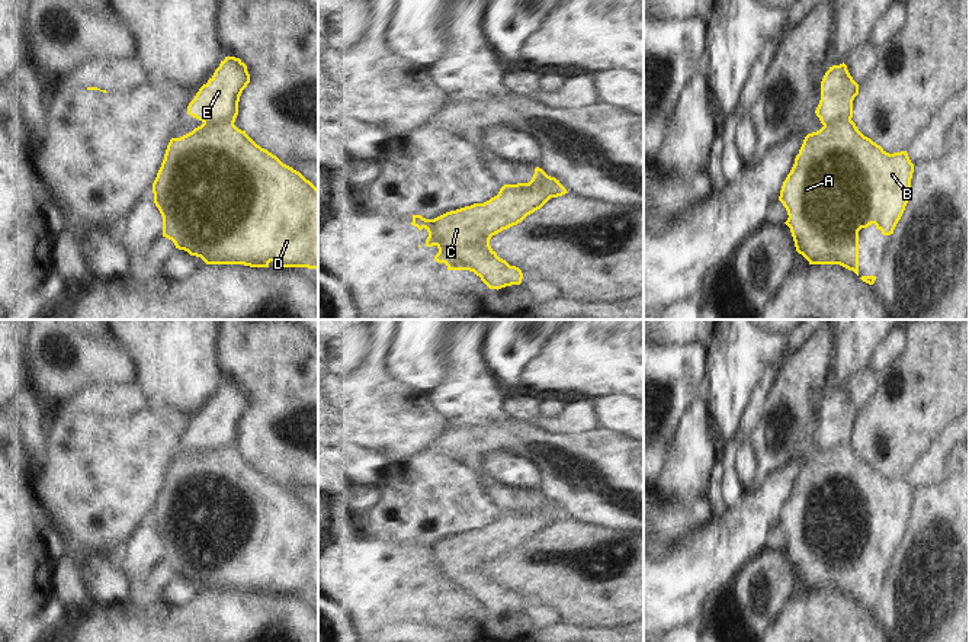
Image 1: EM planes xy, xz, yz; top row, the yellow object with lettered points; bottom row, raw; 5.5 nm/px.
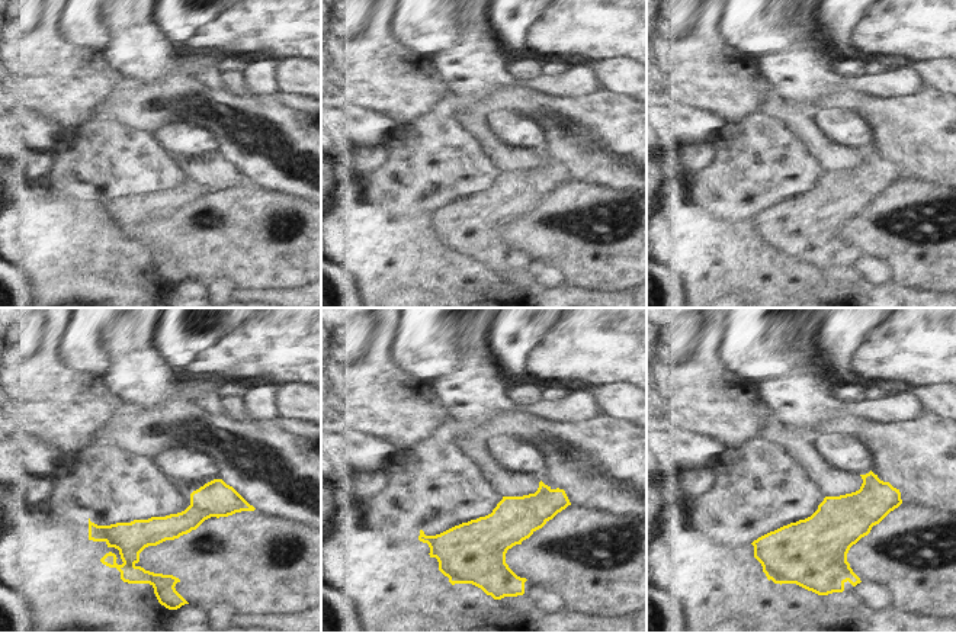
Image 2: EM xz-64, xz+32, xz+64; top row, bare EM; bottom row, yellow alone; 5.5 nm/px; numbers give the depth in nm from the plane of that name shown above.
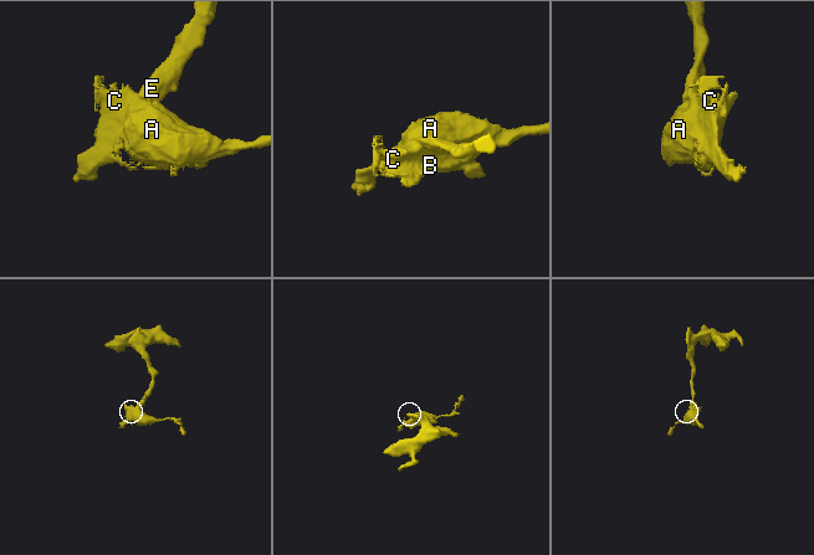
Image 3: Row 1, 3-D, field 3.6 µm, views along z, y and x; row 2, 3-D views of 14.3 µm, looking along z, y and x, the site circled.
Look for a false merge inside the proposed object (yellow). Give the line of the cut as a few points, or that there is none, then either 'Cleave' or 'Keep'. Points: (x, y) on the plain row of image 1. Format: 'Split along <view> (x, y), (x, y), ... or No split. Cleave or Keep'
Split along xz (529, 507), (544, 507), (552, 522). Cleave.

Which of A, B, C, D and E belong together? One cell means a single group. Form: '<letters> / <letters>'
A B C D / E

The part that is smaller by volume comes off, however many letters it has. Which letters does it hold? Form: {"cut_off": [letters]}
{"cut_off": ["A", "B", "C", "D"]}

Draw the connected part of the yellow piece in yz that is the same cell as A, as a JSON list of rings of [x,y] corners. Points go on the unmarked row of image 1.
[[[840,444],[808,459],[779,521],[789,540],[784,549],[790,553],[796,577],[809,590],[840,590],[859,601],[859,556],[875,549],[883,561],[893,559],[908,529],[912,498],[914,489],[907,476],[886,478],[864,462],[851,444]]]

